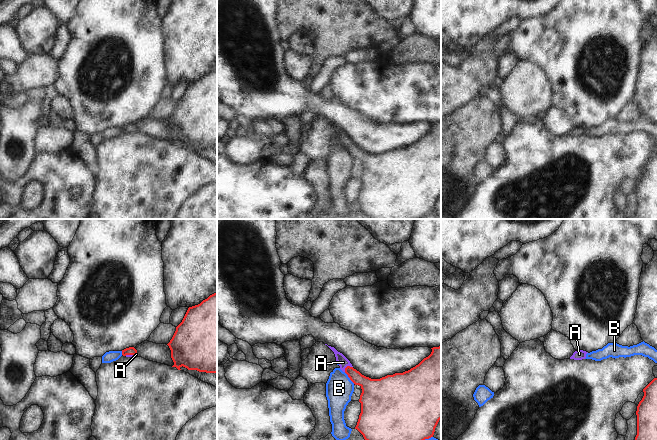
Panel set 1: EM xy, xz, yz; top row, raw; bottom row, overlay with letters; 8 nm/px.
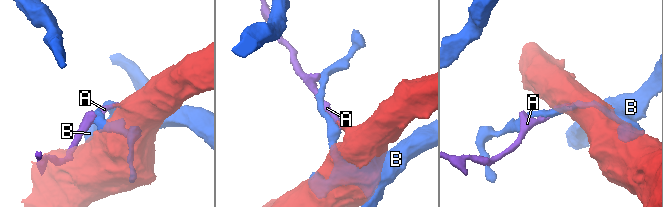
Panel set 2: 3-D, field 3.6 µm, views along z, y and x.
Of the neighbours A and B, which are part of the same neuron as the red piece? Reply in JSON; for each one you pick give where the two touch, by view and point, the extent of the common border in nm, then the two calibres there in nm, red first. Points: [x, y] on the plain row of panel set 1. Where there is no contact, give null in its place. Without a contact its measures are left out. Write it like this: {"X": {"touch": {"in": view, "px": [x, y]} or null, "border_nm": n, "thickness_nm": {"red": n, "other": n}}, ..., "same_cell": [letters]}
{"A": {"touch": {"in": "xz", "px": [347, 142]}, "border_nm": 80, "thickness_nm": {"red": 140, "other": 90}}, "same_cell": ["A"]}

